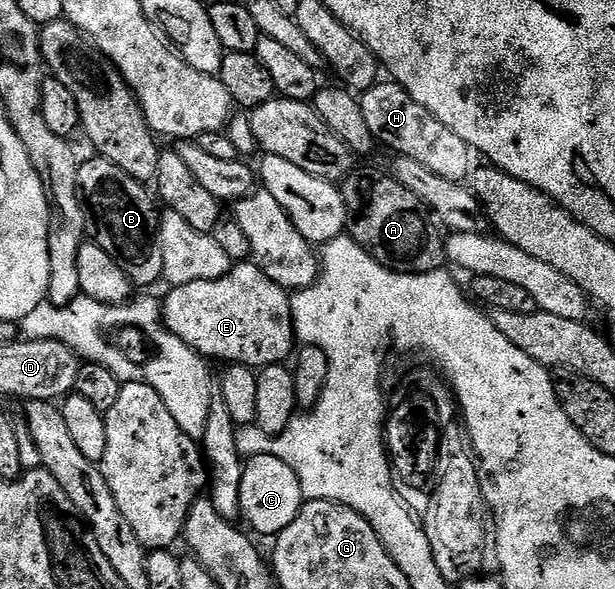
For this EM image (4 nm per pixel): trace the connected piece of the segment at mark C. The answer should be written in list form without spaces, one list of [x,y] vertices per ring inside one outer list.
[[[273,456],[251,457],[243,467],[240,498],[243,519],[248,519],[247,527],[253,533],[261,532],[264,536],[275,538],[282,530],[286,530],[286,526],[290,526],[290,522],[294,522],[294,518],[298,518],[306,503],[298,474],[294,474],[294,470],[290,470],[290,466],[282,462],[282,458]]]

